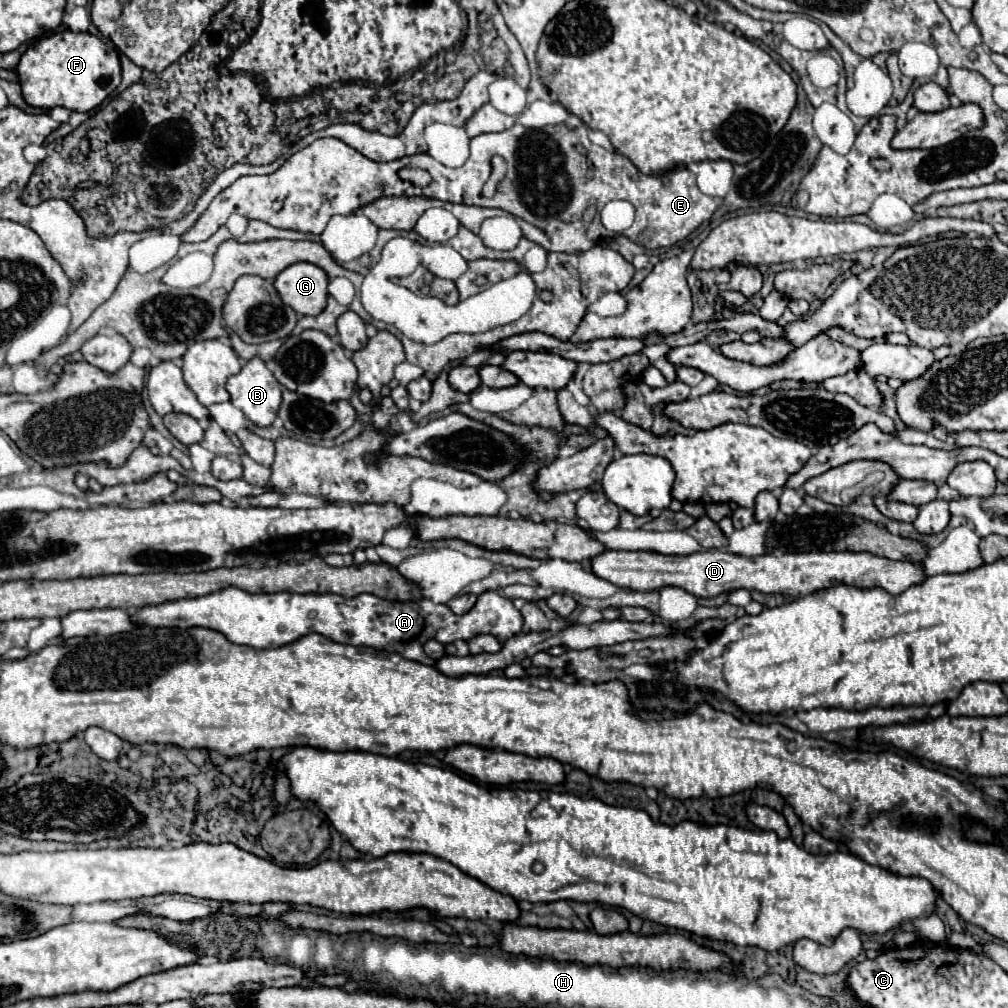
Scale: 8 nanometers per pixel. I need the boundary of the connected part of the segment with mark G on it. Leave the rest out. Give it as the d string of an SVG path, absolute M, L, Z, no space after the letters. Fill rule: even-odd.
M296 262L276 276L274 286L282 302L298 314L316 316L326 308L328 276L320 266Z

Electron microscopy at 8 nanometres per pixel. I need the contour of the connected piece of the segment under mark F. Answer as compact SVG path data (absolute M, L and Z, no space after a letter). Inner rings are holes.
M56 32L40 38L22 54L16 66L24 100L34 108L52 110L56 106L88 112L104 102L120 84L118 52L88 32Z

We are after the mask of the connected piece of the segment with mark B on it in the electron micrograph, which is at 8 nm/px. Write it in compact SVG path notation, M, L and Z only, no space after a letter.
M252 358L226 382L230 402L256 426L270 426L282 402L282 384L260 358Z

